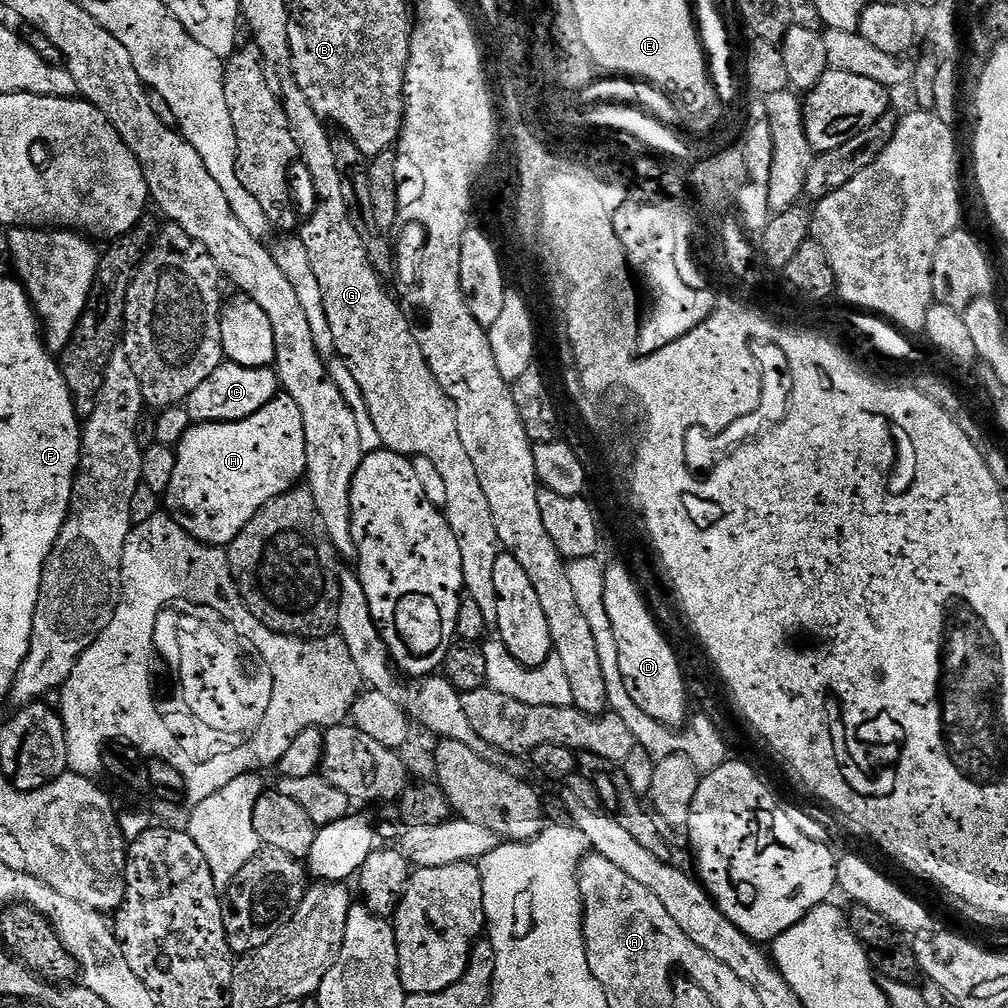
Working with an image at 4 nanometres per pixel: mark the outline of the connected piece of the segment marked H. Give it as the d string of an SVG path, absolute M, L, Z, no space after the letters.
M278 394L270 402L266 402L266 406L262 406L262 410L258 410L254 414L250 414L250 418L242 418L241 420L227 420L226 422L214 422L213 424L193 423L181 438L180 443L175 445L176 461L174 462L174 475L170 478L170 486L167 492L163 493L162 504L166 509L167 515L186 532L186 534L200 540L207 545L227 546L232 543L234 538L238 538L238 534L246 526L246 522L250 522L250 518L254 518L254 514L258 514L258 510L262 510L262 506L266 506L266 502L270 502L276 496L288 492L297 487L305 479L304 471L306 470L306 430L302 426L302 410L298 410L298 402L294 402L294 398L290 398L286 394Z

